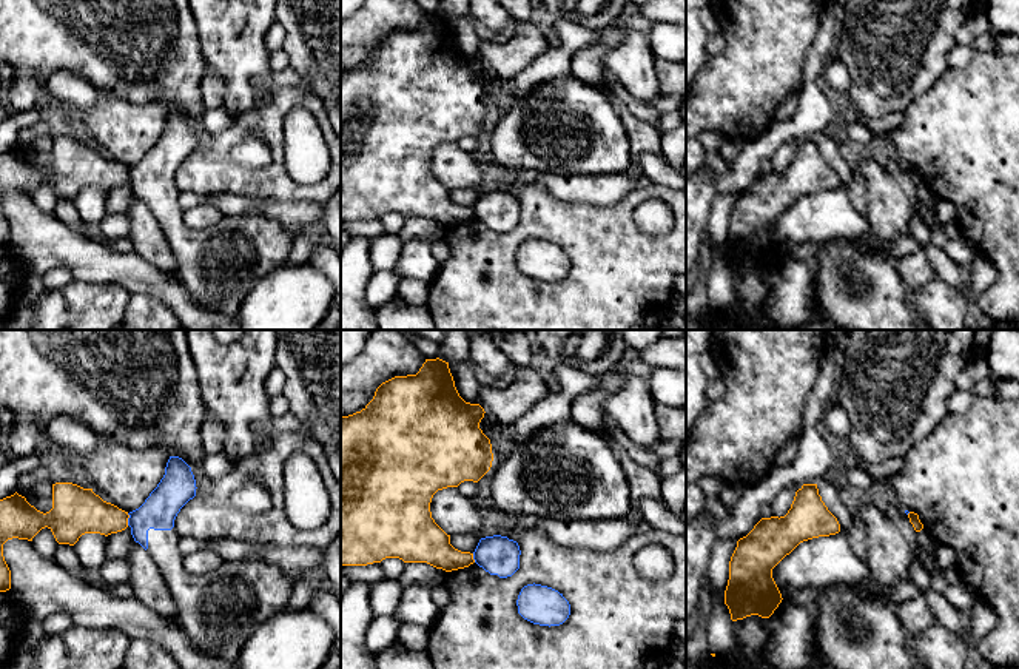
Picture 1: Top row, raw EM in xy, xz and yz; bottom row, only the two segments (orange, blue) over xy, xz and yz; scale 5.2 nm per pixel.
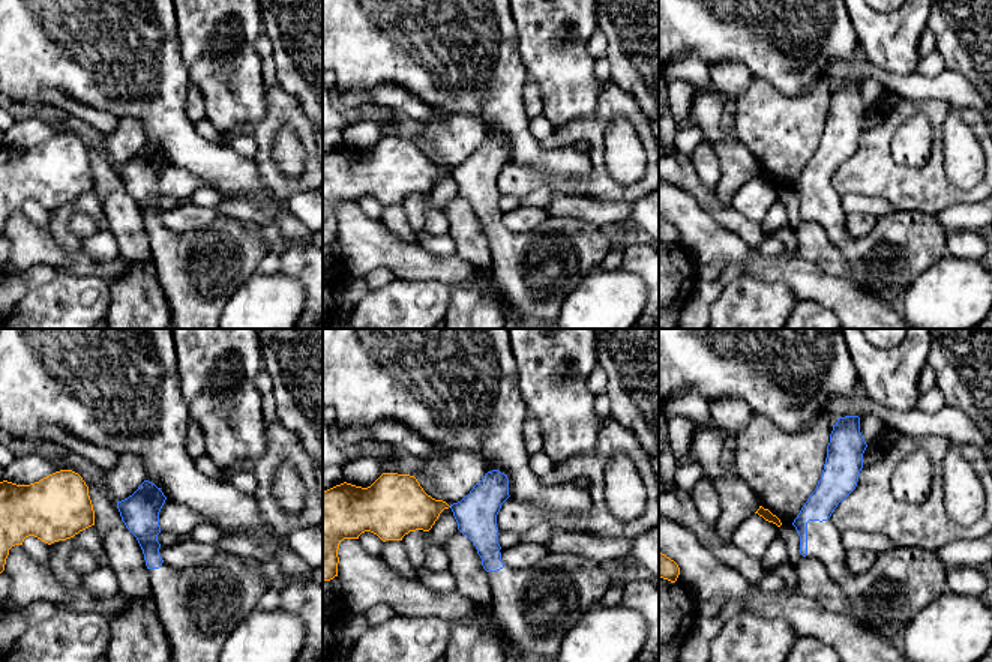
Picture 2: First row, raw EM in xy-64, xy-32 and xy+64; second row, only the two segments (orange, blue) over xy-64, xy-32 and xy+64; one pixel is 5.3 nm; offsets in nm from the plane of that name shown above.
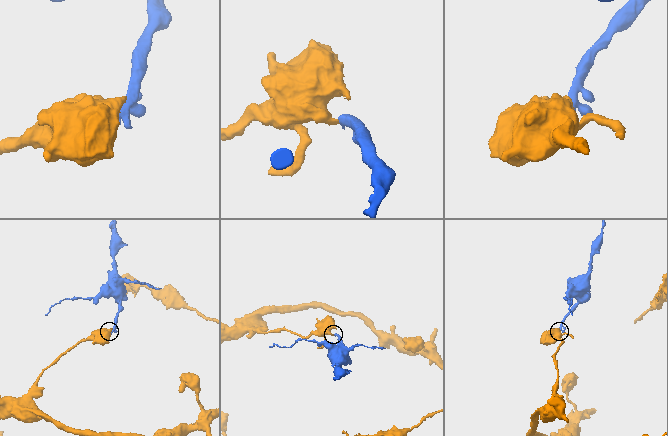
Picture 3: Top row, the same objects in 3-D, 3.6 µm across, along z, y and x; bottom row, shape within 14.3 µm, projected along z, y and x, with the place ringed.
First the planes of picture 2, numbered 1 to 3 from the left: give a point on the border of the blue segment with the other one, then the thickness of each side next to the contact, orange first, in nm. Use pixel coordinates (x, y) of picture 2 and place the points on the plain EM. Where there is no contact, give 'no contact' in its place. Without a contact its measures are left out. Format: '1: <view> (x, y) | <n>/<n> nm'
1: no contact
2: no contact
3: no contact

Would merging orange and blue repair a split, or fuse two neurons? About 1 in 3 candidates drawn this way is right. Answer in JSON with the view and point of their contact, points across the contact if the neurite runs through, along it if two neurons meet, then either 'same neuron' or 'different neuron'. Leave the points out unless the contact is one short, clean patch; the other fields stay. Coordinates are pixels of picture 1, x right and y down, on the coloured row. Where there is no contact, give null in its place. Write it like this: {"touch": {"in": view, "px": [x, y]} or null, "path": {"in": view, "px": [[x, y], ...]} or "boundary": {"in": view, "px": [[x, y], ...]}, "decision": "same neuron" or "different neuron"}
{"touch": {"in": "xy", "px": [127, 520]}, "boundary": {"in": "xy", "px": [[127, 514], [128, 524]]}, "decision": "different neuron"}

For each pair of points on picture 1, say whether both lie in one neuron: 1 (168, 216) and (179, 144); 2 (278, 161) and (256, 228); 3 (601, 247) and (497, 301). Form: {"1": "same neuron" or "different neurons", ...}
{"1": "same neuron", "2": "different neurons", "3": "same neuron"}

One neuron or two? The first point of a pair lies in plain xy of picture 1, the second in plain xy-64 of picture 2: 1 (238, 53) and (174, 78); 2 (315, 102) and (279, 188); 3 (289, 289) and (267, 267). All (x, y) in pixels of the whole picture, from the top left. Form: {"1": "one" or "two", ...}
{"1": "two", "2": "one", "3": "two"}

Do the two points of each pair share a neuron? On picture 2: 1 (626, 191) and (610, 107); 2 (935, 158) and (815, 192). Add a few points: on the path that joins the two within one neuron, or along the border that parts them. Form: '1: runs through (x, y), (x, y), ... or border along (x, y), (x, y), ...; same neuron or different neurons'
1: runs through (602, 177), (598, 161), (598, 131); same neuron
2: border along (851, 156), (838, 168), (830, 180), (841, 197); different neurons

